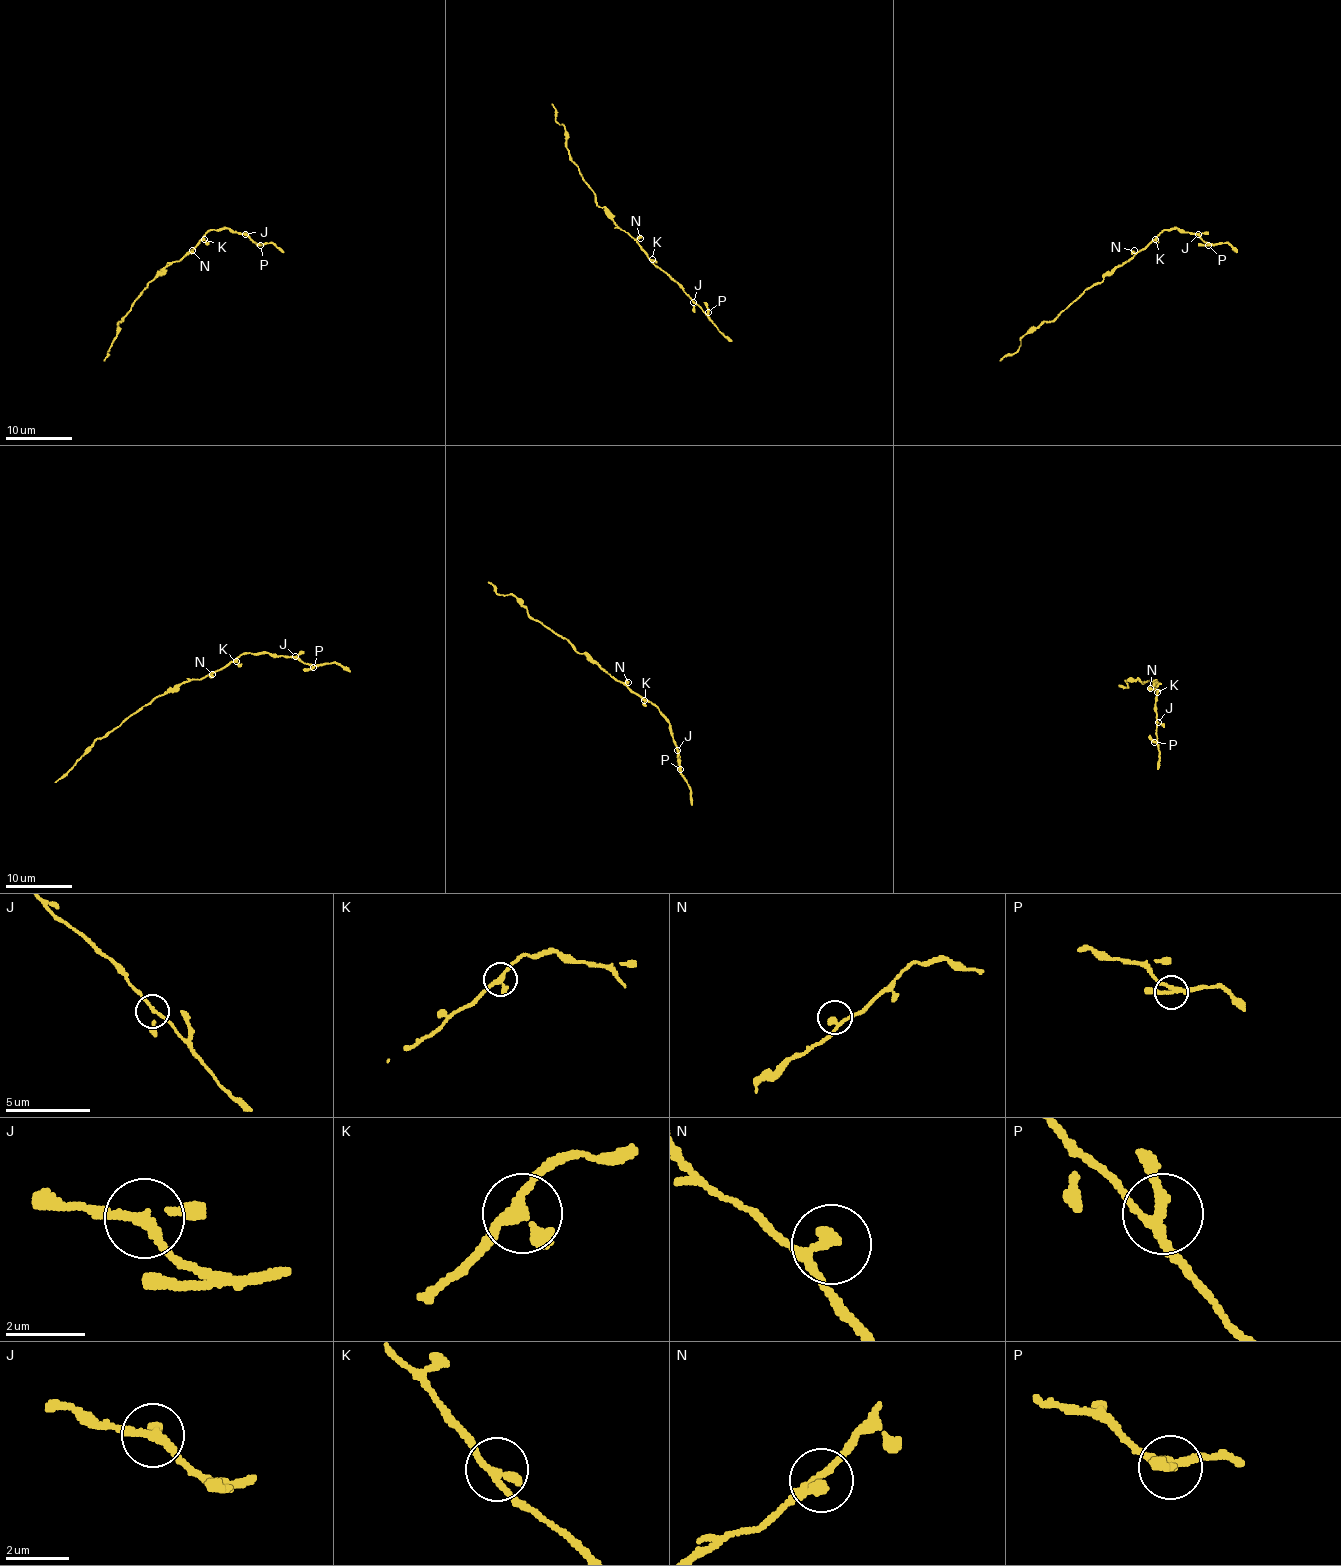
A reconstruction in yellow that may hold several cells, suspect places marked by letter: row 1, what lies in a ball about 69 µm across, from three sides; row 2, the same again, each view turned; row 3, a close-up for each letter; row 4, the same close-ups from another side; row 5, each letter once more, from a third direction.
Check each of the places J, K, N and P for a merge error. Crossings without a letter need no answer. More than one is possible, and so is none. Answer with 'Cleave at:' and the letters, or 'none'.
Cleave at: none

